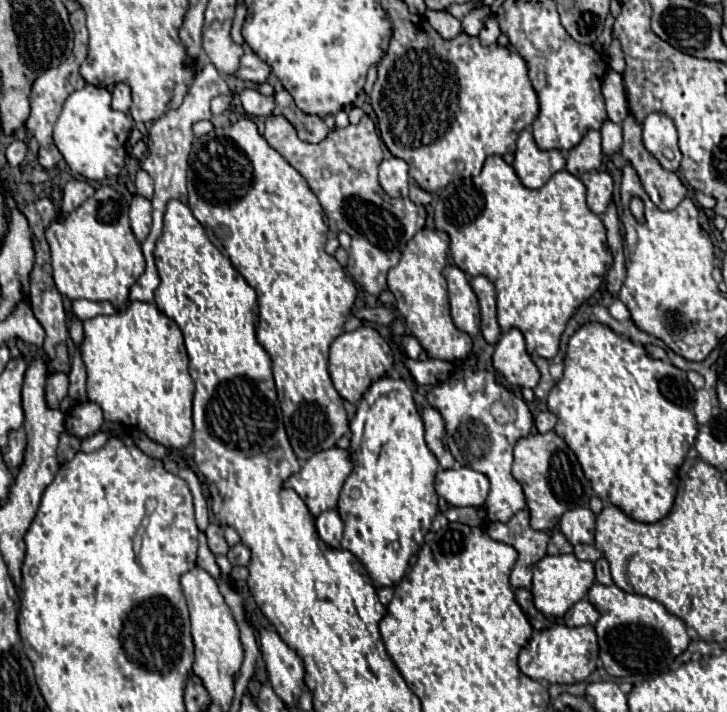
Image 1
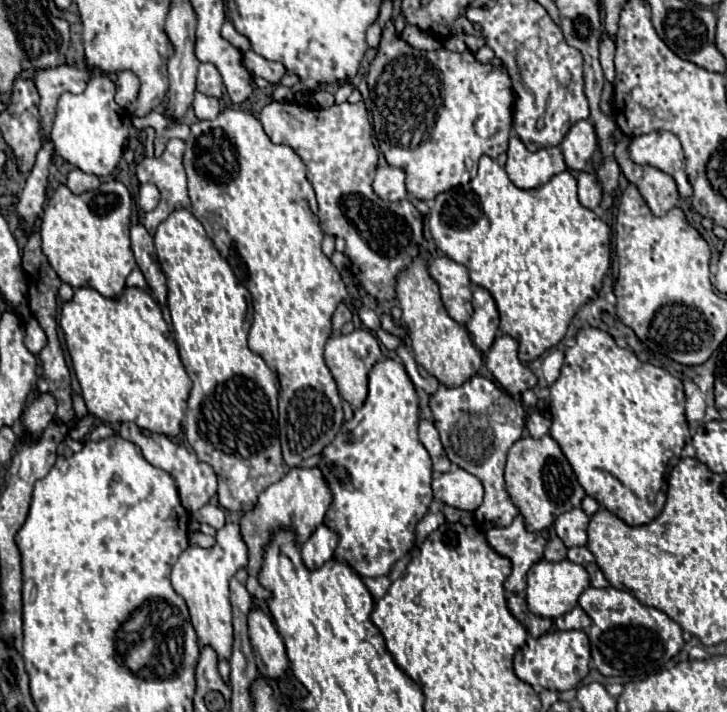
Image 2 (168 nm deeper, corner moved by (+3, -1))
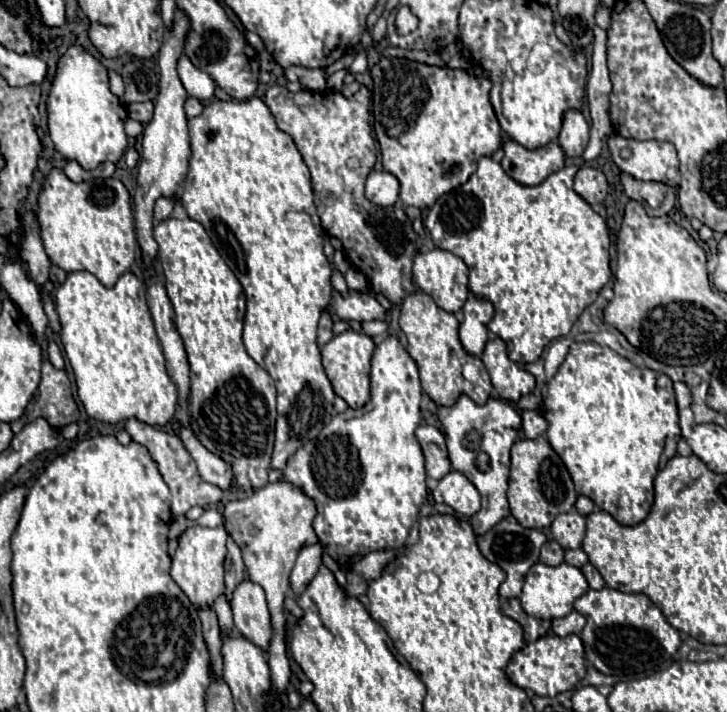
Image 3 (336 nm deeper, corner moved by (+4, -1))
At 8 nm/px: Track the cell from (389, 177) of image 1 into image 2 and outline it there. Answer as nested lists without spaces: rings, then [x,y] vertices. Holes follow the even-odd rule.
[[[378,167],[376,177],[374,177],[374,191],[378,197],[382,197],[384,201],[402,201],[408,197],[406,185],[404,185],[404,169],[398,167]]]

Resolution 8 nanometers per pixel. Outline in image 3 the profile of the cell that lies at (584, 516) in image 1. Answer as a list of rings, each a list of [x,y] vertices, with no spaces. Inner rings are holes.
[[[577,511],[557,515],[551,523],[551,535],[563,549],[579,549],[585,537],[585,517]]]

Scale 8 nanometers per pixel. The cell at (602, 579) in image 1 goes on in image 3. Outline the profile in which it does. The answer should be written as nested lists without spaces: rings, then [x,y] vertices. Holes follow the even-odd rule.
[[[591,563],[583,565],[581,571],[583,571],[583,575],[585,575],[585,579],[587,579],[587,583],[589,583],[591,589],[603,589],[603,587],[605,587],[605,581],[603,581],[601,573],[599,573]]]

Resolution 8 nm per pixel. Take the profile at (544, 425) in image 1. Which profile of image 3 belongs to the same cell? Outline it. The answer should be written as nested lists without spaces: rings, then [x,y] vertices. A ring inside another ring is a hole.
[[[523,411],[521,413],[521,429],[527,439],[535,439],[547,431],[547,421],[539,411]]]

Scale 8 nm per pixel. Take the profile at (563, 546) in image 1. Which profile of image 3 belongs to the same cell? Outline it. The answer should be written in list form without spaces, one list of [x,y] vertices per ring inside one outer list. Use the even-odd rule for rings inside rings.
[[[547,541],[541,549],[541,563],[545,563],[545,565],[563,563],[563,547],[557,545],[557,541]]]

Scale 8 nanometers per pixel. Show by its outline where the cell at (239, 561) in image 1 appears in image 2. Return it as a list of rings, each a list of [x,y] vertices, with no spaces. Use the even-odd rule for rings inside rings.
[[[226,523],[224,529],[216,533],[216,545],[212,549],[202,549],[198,545],[190,545],[172,567],[172,587],[178,595],[184,597],[190,619],[198,637],[200,649],[212,647],[218,653],[218,661],[230,657],[234,631],[232,631],[232,611],[228,599],[228,581],[230,577],[246,567],[248,563],[248,547],[242,539],[238,523]]]

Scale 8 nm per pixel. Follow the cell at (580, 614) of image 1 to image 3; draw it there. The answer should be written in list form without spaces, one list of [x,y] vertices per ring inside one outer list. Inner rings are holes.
[[[571,611],[569,615],[561,617],[561,619],[553,619],[553,631],[555,635],[559,637],[565,637],[565,635],[579,635],[585,627],[585,617],[577,611]]]

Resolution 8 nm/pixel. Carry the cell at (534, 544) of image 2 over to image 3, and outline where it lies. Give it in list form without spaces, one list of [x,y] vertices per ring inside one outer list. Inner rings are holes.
[[[513,515],[503,517],[493,529],[489,529],[487,533],[477,537],[477,545],[479,545],[479,551],[483,553],[483,557],[487,561],[499,565],[507,573],[507,579],[499,587],[499,595],[501,597],[511,599],[511,597],[519,597],[521,595],[525,573],[539,561],[539,551],[541,551],[545,541],[547,541],[547,537],[545,537],[543,531],[521,527]]]

